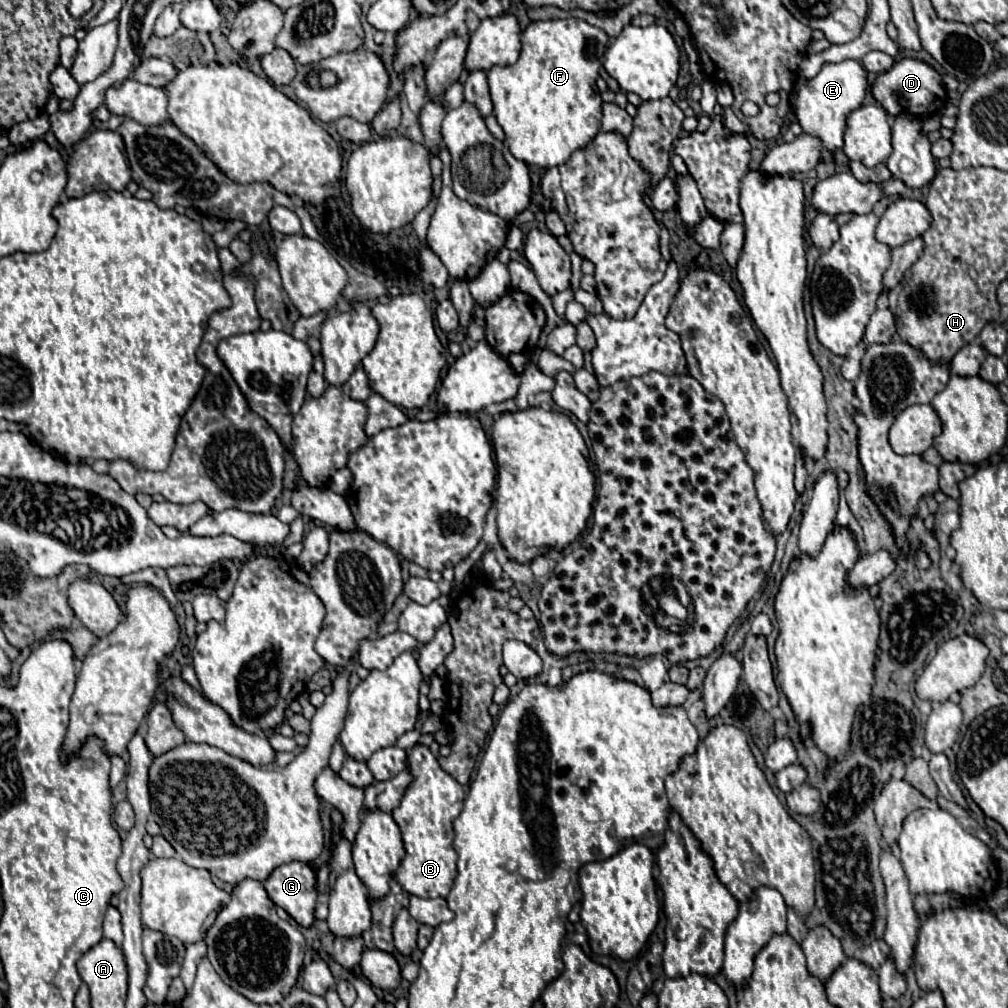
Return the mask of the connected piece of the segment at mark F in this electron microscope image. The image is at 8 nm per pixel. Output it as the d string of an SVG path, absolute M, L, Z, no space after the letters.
M567 18L567 20L535 20L521 34L521 54L519 54L519 60L513 66L507 66L507 68L491 68L487 72L487 82L489 82L489 88L491 88L491 100L493 100L493 108L495 108L495 118L497 118L499 126L505 132L505 140L509 144L511 154L517 160L521 160L525 164L533 164L533 166L543 166L543 168L559 166L559 164L567 162L567 158L577 148L583 148L599 132L601 116L603 116L603 110L601 110L603 100L601 100L599 88L595 86L595 80L599 76L599 66L601 64L599 64L599 58L597 58L597 54L593 50L605 50L607 48L607 42L609 42L609 36L607 36L607 32L603 28L589 26L585 20L579 20L579 18Z

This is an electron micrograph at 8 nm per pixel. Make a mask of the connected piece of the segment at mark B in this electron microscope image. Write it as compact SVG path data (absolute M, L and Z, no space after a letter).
M417 744L407 754L413 782L405 790L401 804L393 810L393 820L401 830L407 854L395 872L395 880L403 886L403 890L407 890L413 896L445 898L457 874L457 852L453 850L453 820L463 810L465 790L453 776L443 772L437 758L427 746Z

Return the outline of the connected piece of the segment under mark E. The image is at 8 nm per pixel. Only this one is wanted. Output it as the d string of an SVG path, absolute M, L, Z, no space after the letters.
M845 60L839 64L825 64L823 70L805 86L797 86L795 108L797 122L805 134L817 136L821 142L821 162L831 162L833 154L843 148L845 118L851 110L863 104L867 94L867 70L857 60Z

